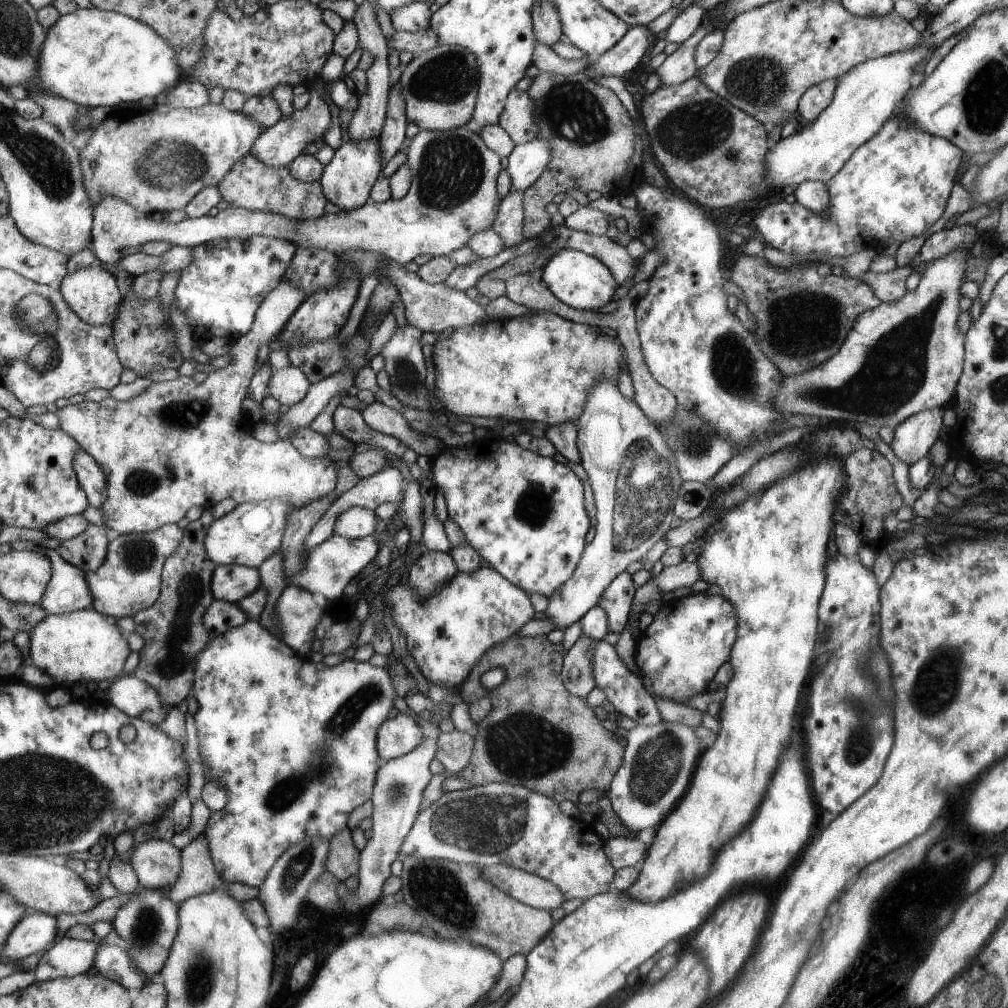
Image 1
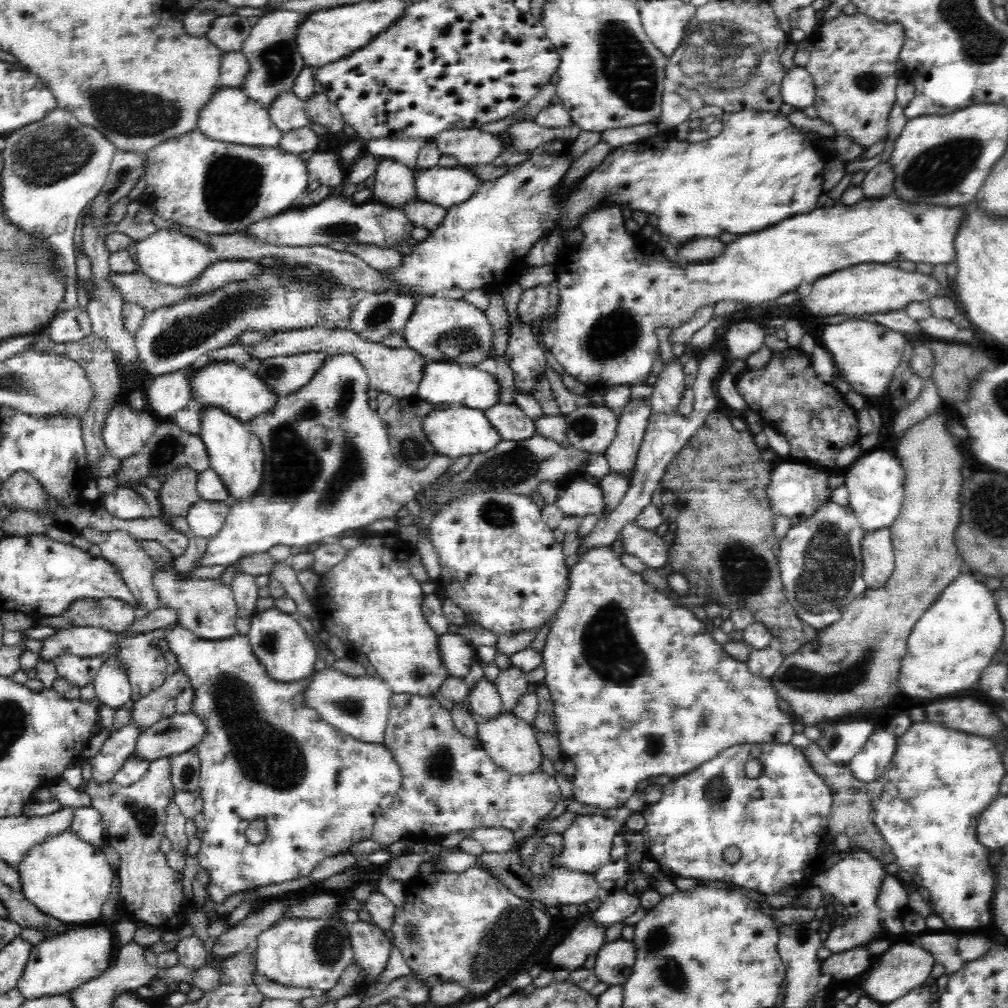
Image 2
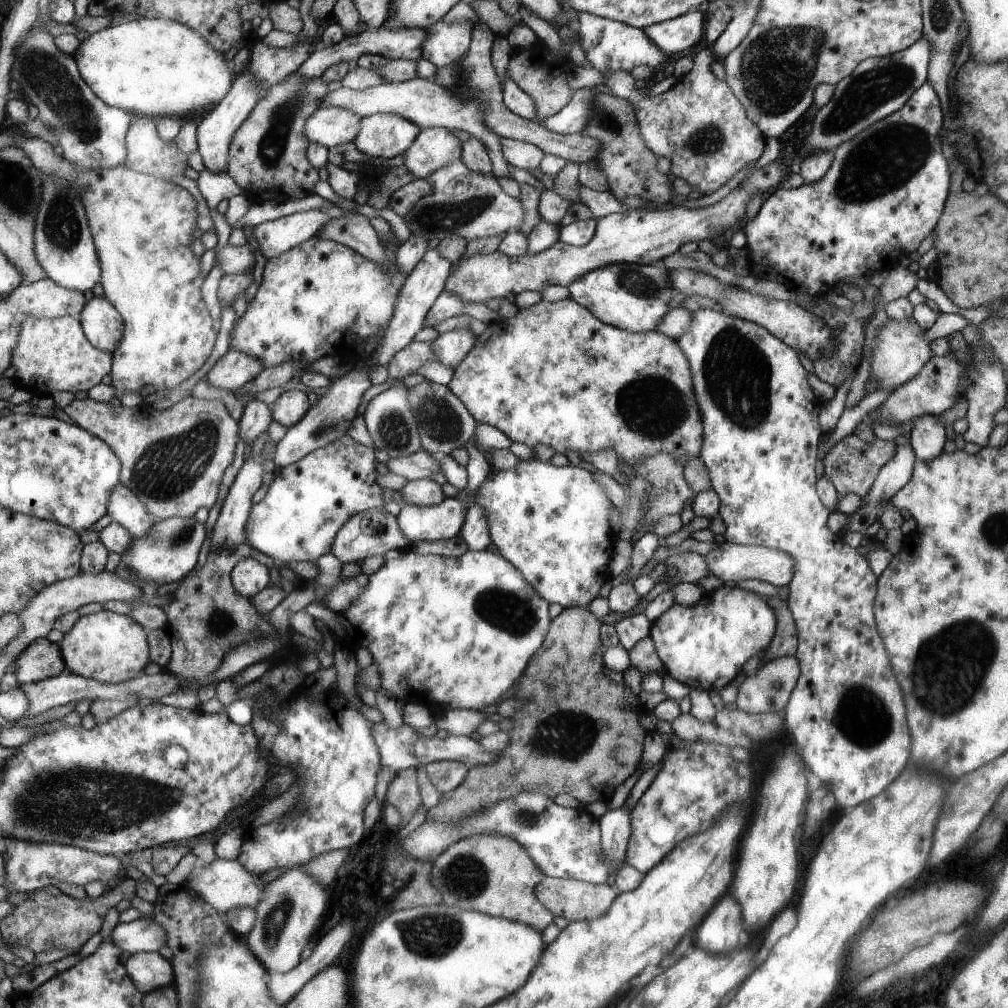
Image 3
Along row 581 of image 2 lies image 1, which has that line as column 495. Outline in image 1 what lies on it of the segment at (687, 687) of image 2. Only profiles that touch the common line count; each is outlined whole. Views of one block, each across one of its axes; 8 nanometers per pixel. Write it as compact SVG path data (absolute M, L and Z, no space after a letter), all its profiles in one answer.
M484 566L472 573L458 572L451 582L441 587L432 597L420 597L417 592L414 593L404 575L394 579L388 590L395 622L406 634L408 652L428 681L446 688L456 688L463 684L470 672L475 672L476 665L486 652L492 650L496 644L516 636L518 630L535 614L530 595L509 582L494 567Z

